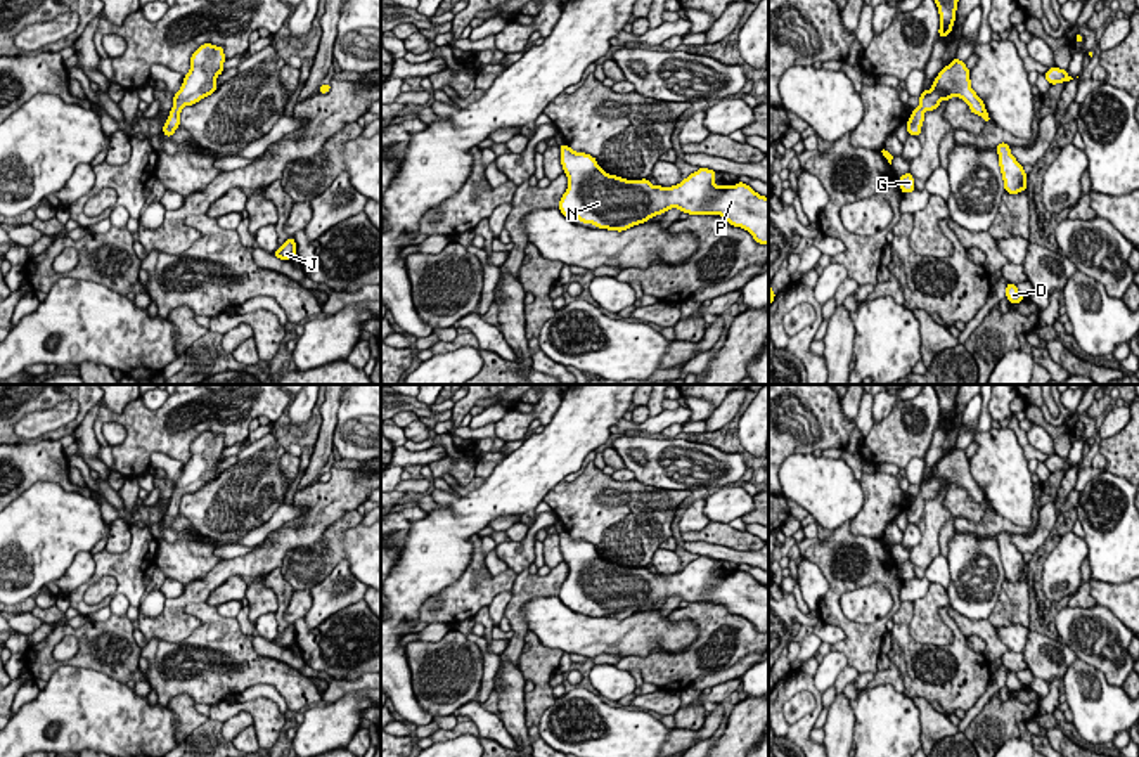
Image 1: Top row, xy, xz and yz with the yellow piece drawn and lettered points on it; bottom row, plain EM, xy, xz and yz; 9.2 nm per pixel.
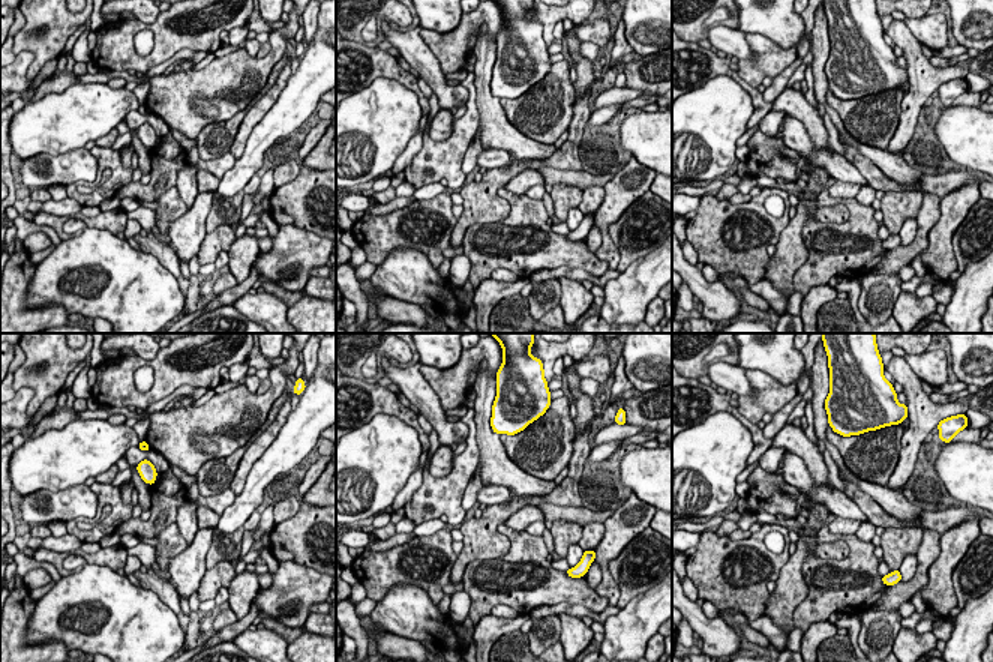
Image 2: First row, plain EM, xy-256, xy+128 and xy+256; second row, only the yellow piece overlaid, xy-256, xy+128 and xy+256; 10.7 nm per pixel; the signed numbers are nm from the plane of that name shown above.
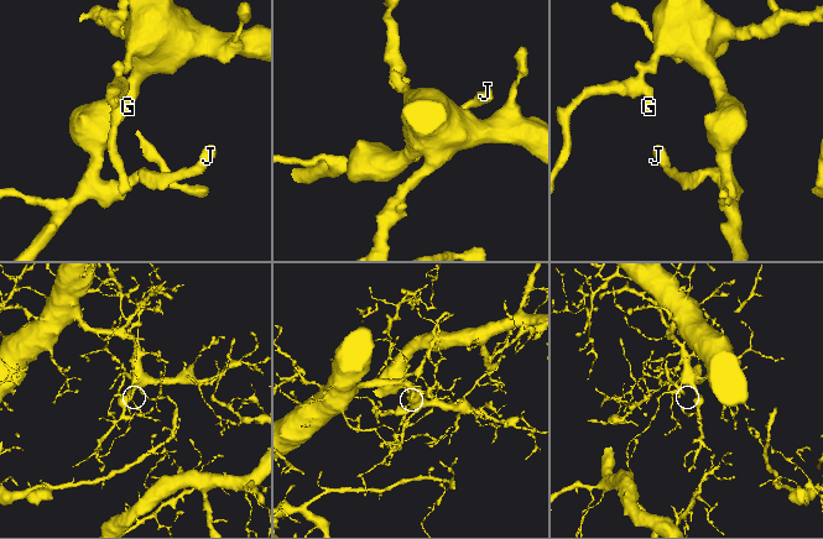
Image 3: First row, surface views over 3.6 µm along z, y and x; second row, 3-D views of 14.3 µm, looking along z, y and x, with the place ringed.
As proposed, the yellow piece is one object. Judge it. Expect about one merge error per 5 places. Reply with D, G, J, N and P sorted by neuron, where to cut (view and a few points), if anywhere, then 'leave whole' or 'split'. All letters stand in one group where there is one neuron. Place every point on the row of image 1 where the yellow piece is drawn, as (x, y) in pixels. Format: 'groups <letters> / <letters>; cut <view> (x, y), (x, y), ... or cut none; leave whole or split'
groups D G J N P; cut none; leave whole

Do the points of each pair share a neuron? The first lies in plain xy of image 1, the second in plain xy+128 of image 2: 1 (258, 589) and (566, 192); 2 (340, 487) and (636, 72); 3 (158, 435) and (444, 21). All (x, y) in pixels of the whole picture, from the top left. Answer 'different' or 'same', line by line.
1: same
2: same
3: different

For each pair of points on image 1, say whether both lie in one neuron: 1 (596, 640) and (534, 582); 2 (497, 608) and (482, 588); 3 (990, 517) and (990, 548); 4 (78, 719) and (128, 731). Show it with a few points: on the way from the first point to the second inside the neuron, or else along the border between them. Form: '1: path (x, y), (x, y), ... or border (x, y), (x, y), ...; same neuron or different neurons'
1: border (558, 595), (532, 598), (523, 605), (527, 629); different neurons
2: border (511, 589), (501, 591), (487, 607); different neurons
3: border (954, 530), (978, 537), (994, 536); different neurons
4: path (90, 719), (116, 721); same neuron

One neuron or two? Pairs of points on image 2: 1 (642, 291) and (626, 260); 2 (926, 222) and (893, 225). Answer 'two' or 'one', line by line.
1: two
2: two

